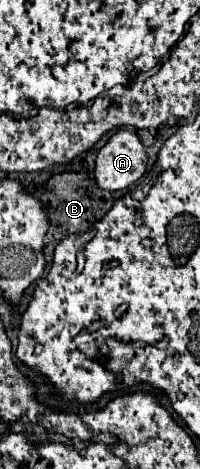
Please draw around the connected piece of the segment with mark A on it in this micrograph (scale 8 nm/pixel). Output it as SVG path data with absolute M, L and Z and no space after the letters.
M119 130L99 150L95 162L97 184L109 192L125 190L145 174L147 162L149 156L139 136L129 130Z

